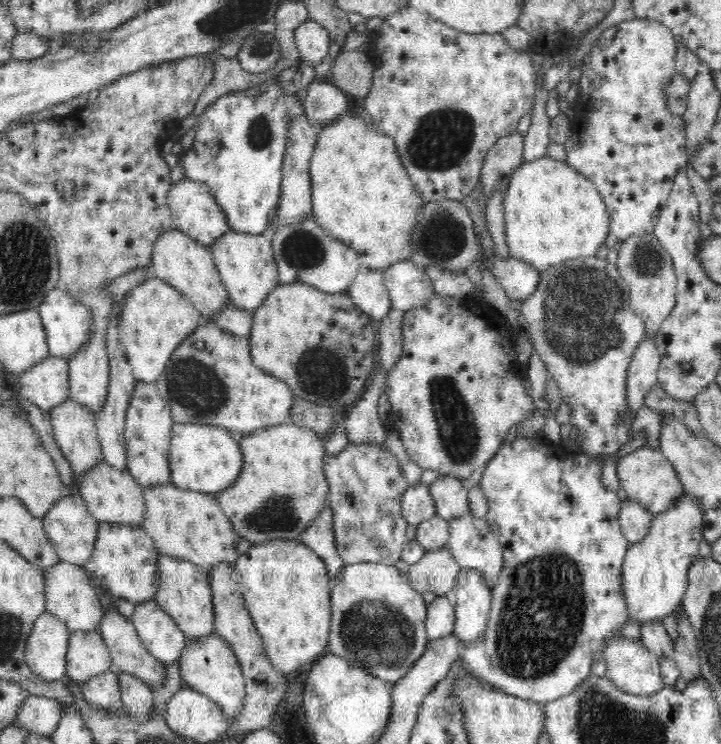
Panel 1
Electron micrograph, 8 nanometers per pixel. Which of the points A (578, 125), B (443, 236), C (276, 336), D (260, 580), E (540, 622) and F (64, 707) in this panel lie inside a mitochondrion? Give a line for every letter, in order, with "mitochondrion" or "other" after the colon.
A: other
B: mitochondrion
C: other
D: other
E: mitochondrion
F: other

